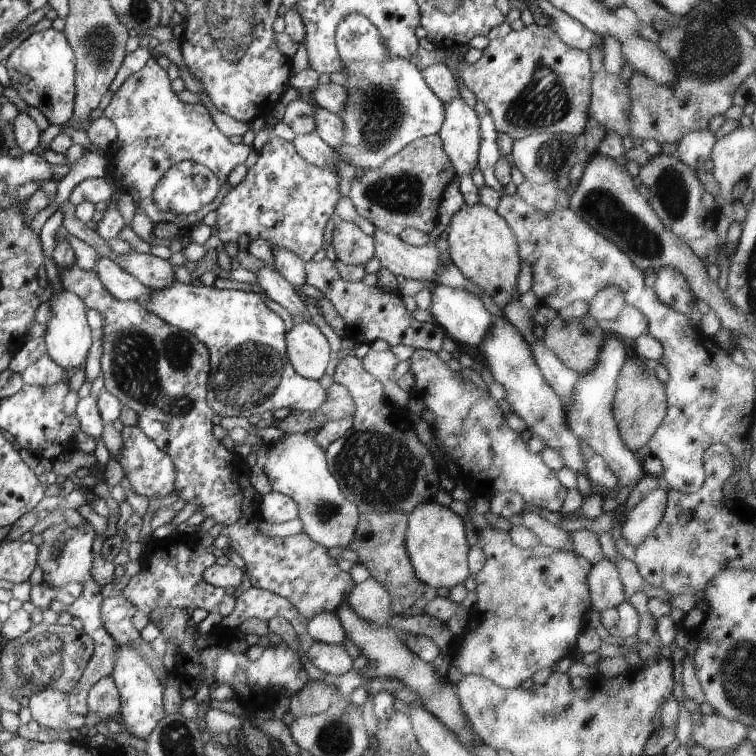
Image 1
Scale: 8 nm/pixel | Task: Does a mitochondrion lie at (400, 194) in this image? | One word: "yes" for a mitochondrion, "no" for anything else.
yes

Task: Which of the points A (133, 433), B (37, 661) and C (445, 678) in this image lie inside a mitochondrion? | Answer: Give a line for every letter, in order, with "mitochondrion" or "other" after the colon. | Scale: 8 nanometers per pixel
A: other
B: mitochondrion
C: other

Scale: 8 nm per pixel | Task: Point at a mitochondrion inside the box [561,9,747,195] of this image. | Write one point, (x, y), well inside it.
(708, 53)

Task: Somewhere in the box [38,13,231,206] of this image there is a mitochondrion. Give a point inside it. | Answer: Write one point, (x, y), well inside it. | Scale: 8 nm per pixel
(99, 44)

